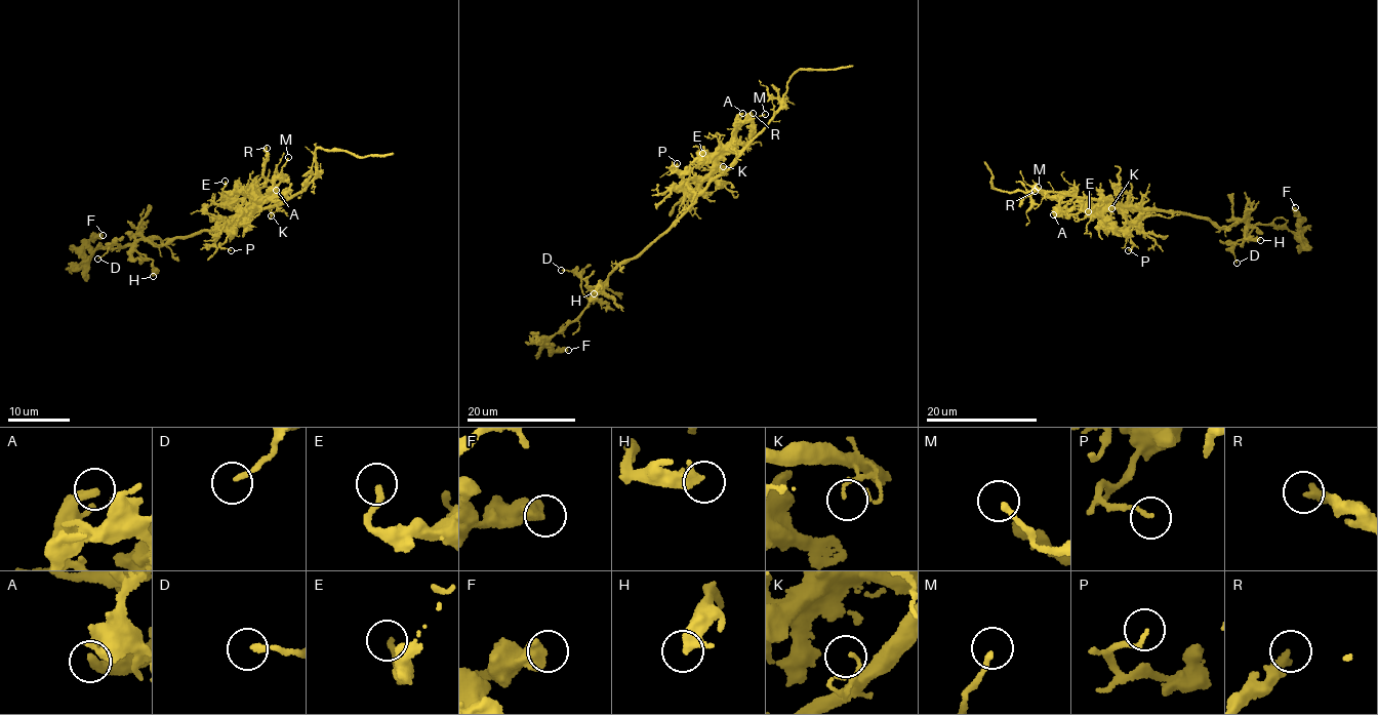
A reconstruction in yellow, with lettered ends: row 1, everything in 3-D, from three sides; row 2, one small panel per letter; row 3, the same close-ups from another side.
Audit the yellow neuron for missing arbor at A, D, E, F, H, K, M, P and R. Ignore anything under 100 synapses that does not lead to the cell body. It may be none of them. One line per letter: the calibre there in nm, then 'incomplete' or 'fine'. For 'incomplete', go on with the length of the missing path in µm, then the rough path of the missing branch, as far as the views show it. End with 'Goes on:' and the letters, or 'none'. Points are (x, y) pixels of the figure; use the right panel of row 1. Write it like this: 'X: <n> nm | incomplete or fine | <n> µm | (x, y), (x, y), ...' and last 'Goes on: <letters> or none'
A: 320 nm | fine
D: 170 nm | fine
E: 190 nm | fine
F: 550 nm | fine
H: 420 nm | fine
K: 120 nm | fine
M: 180 nm | fine
P: 130 nm | fine
R: 320 nm | fine
Goes on: none

